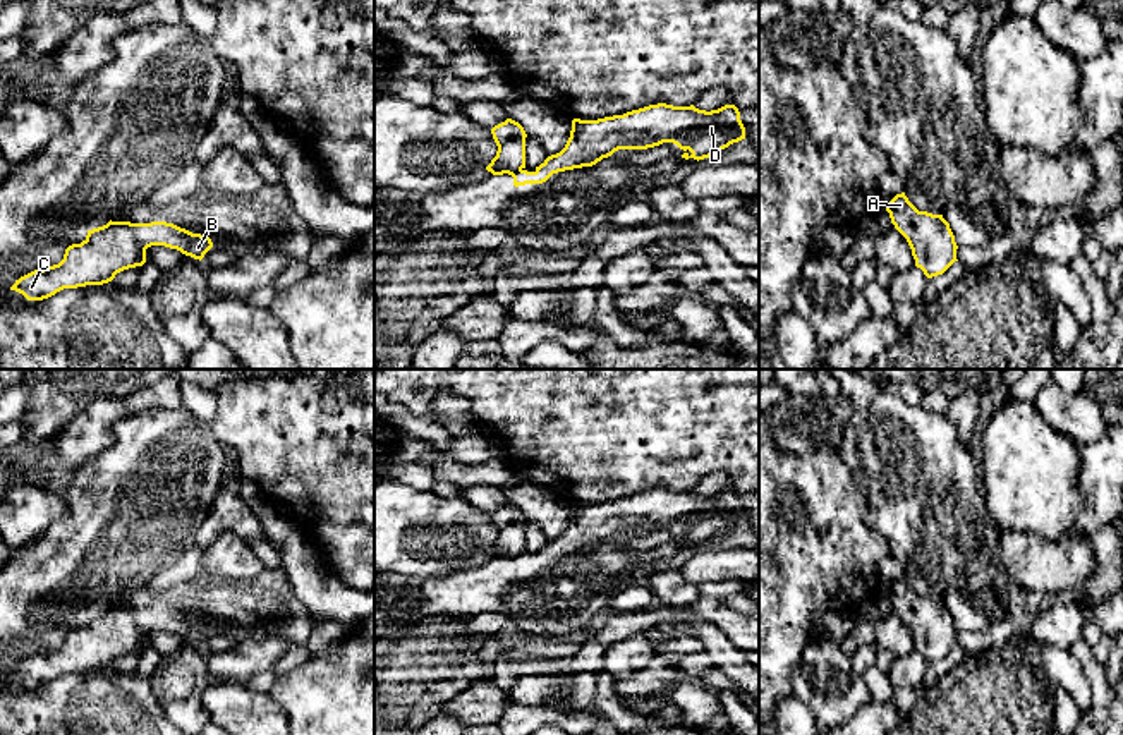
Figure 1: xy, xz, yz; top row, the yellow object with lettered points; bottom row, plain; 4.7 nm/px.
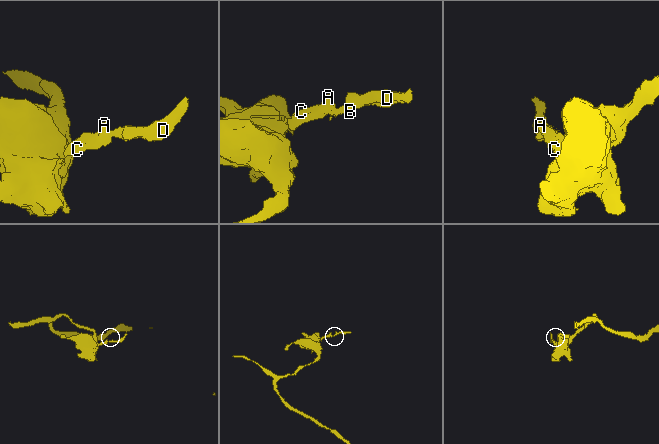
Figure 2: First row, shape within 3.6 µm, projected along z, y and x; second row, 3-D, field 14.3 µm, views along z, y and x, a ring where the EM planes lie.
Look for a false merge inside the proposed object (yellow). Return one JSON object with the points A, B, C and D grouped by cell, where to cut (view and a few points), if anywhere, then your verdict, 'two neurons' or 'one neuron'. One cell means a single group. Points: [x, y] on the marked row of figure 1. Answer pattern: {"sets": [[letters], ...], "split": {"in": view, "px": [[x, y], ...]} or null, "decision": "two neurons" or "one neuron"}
{"sets": [["A", "C"], ["B", "D"]], "split": {"in": "xy", "px": [[127, 222], [134, 236], [146, 248]]}, "decision": "two neurons"}

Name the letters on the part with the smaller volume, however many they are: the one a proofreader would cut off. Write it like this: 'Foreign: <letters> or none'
Foreign: B, D

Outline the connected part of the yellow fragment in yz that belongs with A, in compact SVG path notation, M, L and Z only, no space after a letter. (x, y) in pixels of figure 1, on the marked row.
M896 194L888 204L891 223L907 239L915 266L927 278L943 275L956 259L956 242L943 215L919 211L905 196Z

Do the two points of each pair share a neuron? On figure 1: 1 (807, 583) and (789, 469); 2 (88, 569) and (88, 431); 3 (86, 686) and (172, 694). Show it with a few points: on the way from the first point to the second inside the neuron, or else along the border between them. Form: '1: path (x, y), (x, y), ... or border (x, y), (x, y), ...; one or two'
1: path (807, 555), (807, 529), (813, 524), (807, 497); one
2: border (112, 428), (114, 440), (78, 467); two
3: border (148, 677), (151, 692), (167, 716); two

